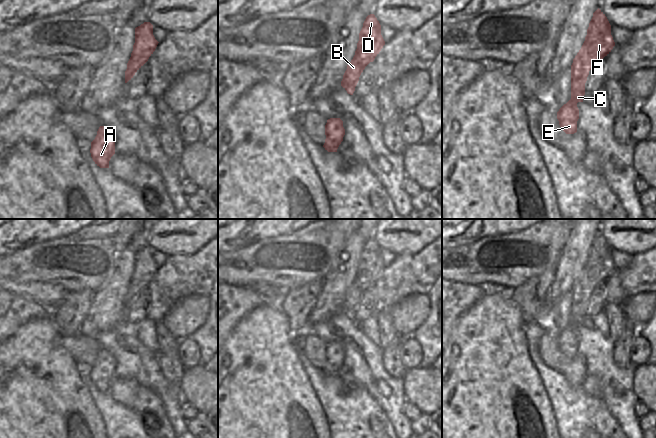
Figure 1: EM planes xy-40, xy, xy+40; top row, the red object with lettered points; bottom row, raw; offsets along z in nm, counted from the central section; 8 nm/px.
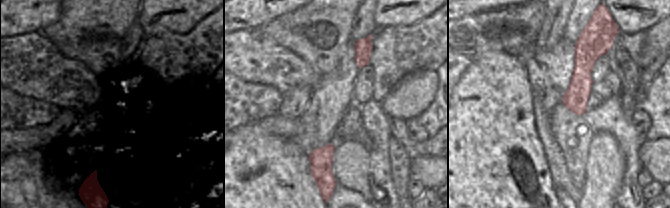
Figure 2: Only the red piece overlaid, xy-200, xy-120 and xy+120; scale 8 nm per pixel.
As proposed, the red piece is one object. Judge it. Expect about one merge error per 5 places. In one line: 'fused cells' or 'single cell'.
single cell

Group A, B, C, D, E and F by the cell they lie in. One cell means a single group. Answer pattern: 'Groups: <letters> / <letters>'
Groups: A B C D E F.

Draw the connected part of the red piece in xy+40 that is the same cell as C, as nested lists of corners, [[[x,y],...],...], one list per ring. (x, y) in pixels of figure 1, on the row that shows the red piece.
[[[598,8],[593,13],[585,41],[571,65],[571,99],[557,112],[559,125],[566,134],[577,132],[579,119],[577,103],[583,102],[589,71],[598,60],[607,56],[614,46],[611,25]]]

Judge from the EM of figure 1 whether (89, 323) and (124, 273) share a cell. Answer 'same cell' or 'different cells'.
same cell

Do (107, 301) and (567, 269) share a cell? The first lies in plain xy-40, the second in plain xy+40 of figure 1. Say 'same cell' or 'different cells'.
same cell

